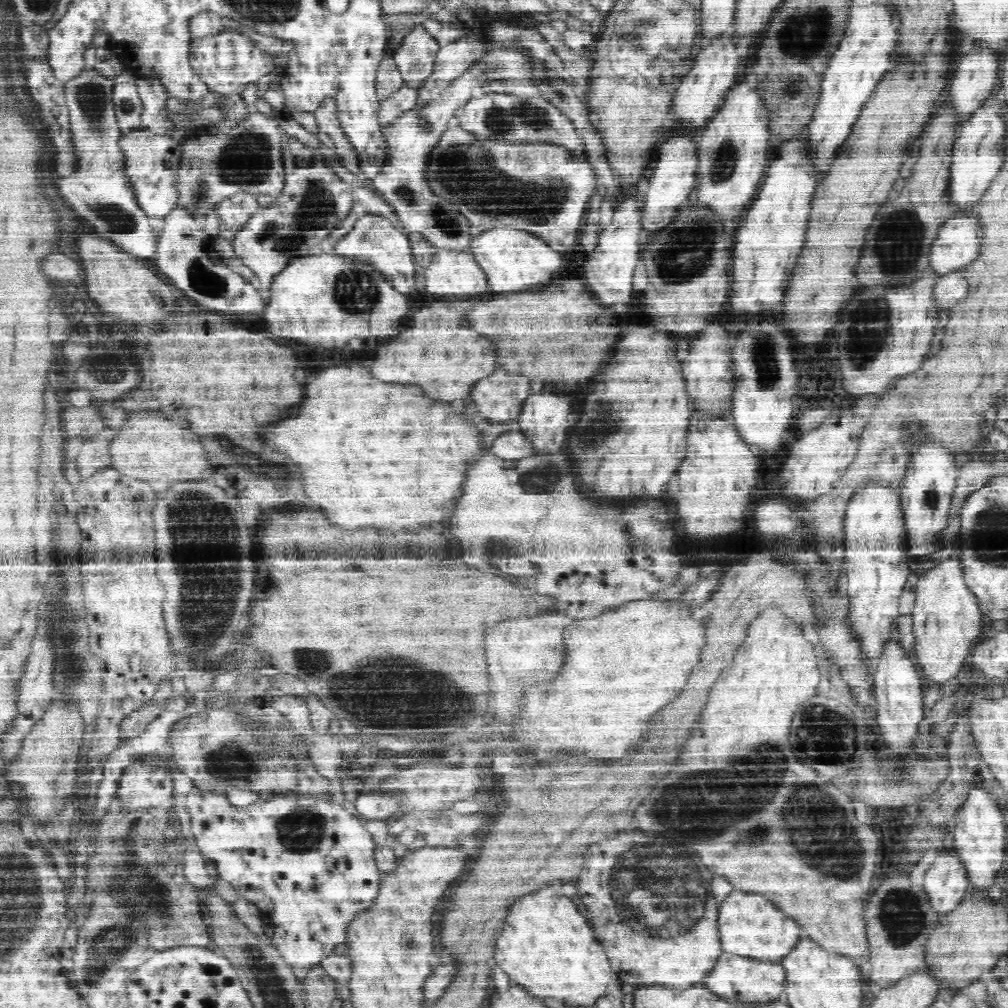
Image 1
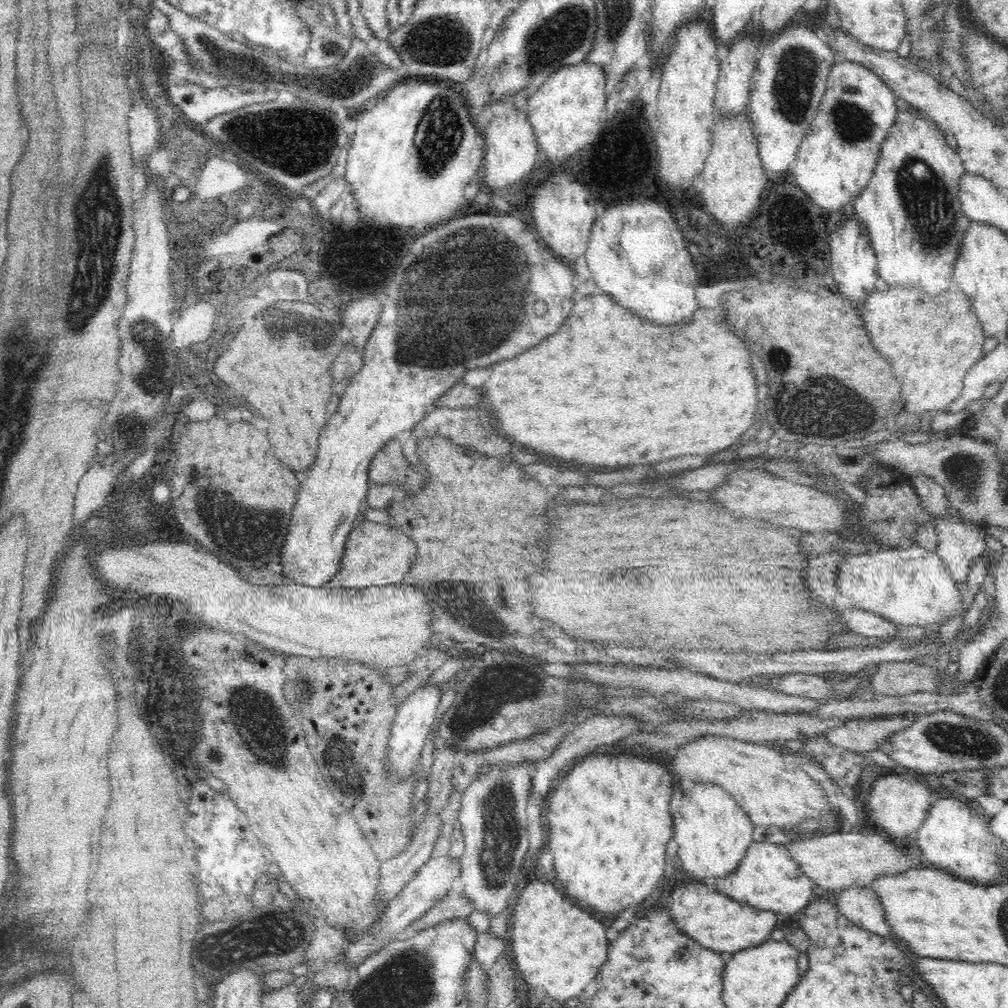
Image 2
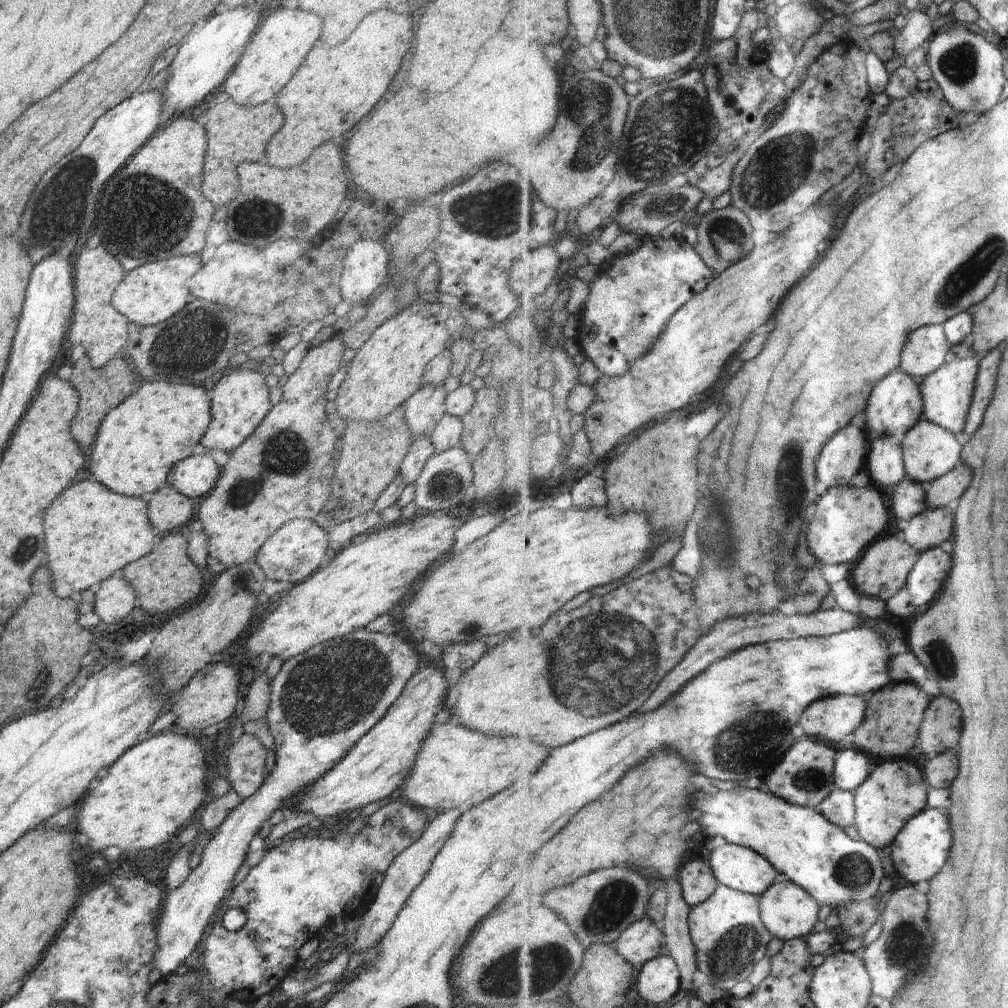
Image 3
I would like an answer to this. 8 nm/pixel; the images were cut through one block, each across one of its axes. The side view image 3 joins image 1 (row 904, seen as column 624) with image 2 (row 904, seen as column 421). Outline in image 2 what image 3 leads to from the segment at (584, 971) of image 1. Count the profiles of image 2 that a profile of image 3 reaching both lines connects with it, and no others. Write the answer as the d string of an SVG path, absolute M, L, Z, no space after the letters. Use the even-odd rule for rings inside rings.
M620 752L609 754L597 753L593 756L588 754L583 760L580 760L572 768L568 768L556 781L552 792L546 798L543 810L547 812L549 820L549 831L545 835L545 845L552 850L554 855L554 874L556 874L558 886L572 901L579 906L592 912L604 914L620 915L623 911L633 911L641 901L646 901L648 894L652 894L657 889L657 884L664 877L664 865L668 843L672 842L674 834L674 821L668 811L670 800L674 792L674 778L672 771L668 770L662 761L652 761L651 759L638 758L632 753Z

